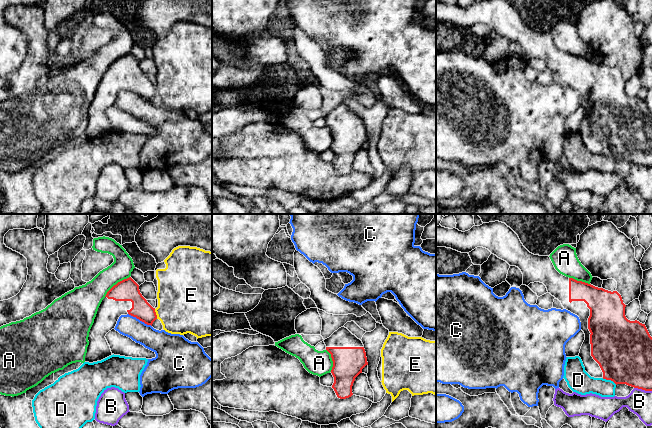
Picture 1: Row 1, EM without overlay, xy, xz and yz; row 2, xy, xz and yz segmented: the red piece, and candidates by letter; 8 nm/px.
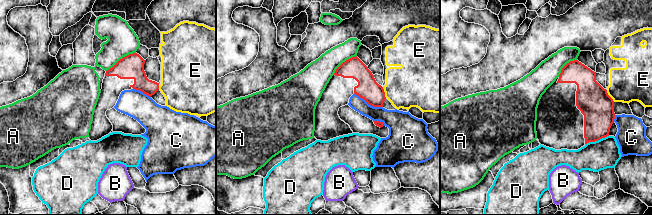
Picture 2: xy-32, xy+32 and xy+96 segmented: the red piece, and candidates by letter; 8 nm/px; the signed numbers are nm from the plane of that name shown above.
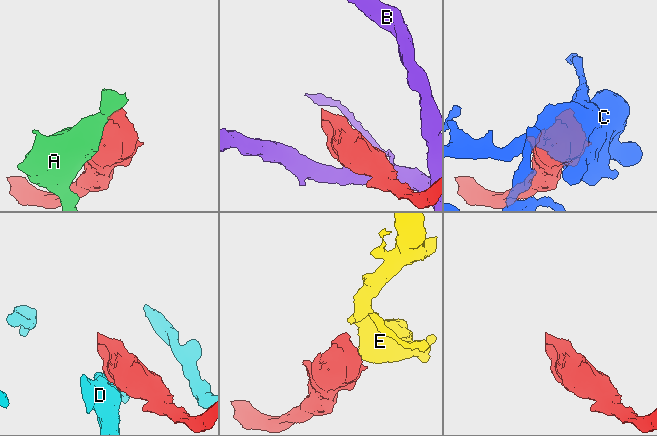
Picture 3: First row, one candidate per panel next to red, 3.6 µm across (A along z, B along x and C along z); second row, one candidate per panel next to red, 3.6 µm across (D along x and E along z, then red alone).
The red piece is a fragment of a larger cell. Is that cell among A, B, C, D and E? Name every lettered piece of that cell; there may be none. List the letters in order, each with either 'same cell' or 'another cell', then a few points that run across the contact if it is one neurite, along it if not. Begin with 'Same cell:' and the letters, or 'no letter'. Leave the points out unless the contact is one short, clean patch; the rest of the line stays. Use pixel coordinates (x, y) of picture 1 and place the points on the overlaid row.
Same cell: no letter
A: another cell
B: another cell
C: another cell
D: another cell
E: another cell; line xy (154, 309), (157, 318)

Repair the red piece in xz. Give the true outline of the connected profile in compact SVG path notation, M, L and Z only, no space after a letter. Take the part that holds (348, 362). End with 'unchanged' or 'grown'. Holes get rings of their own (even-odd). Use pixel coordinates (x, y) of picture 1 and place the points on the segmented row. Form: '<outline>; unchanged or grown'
M341 327L324 340L326 350L331 354L334 377L332 388L340 399L353 395L352 386L355 378L368 365L364 345L347 328Z; grown

